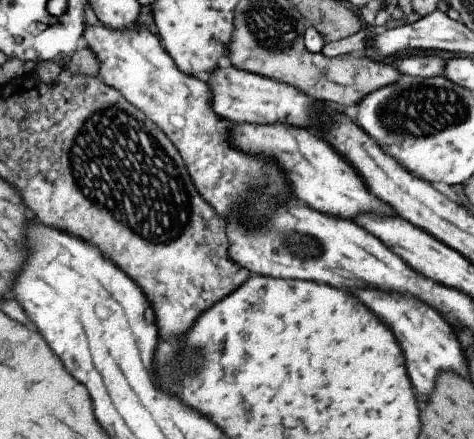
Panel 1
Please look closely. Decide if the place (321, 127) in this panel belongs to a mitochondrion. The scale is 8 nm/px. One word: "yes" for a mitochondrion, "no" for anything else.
no

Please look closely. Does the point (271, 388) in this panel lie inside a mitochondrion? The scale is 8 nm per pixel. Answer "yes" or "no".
no

